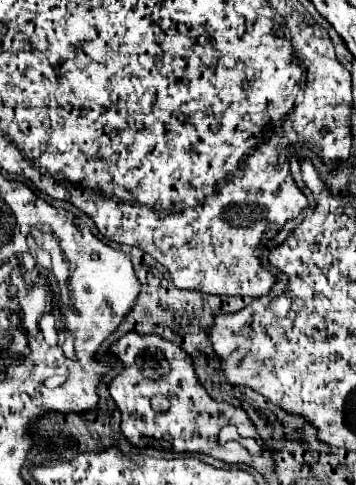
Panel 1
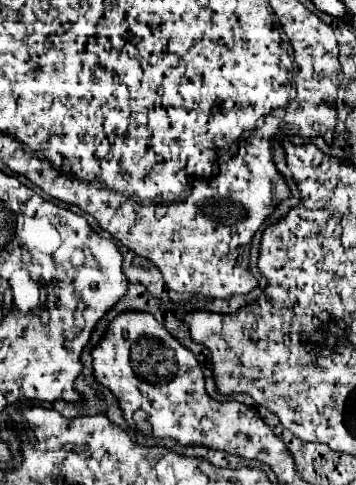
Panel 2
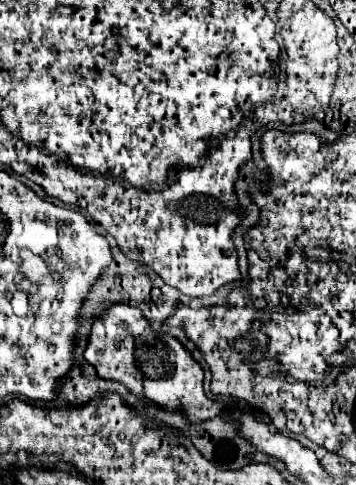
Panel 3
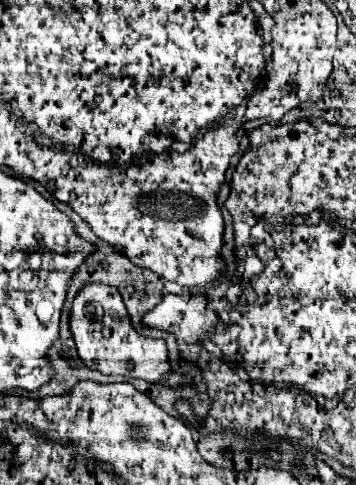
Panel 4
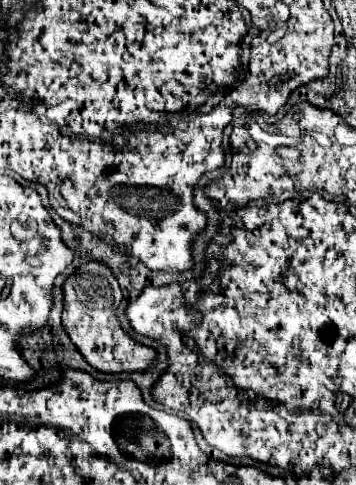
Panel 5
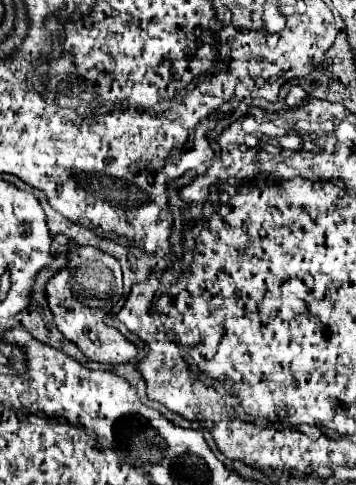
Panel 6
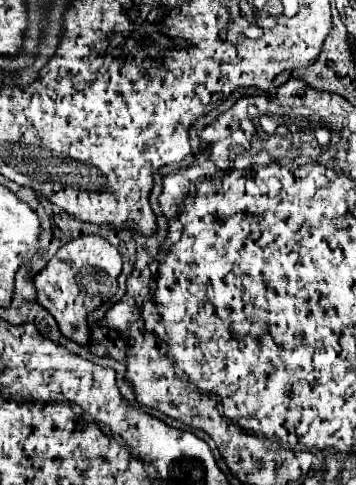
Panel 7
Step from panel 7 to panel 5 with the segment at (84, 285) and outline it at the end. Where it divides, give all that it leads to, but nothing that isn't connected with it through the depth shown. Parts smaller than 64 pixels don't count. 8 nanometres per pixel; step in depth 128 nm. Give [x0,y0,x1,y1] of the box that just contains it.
[62,262,156,374]

